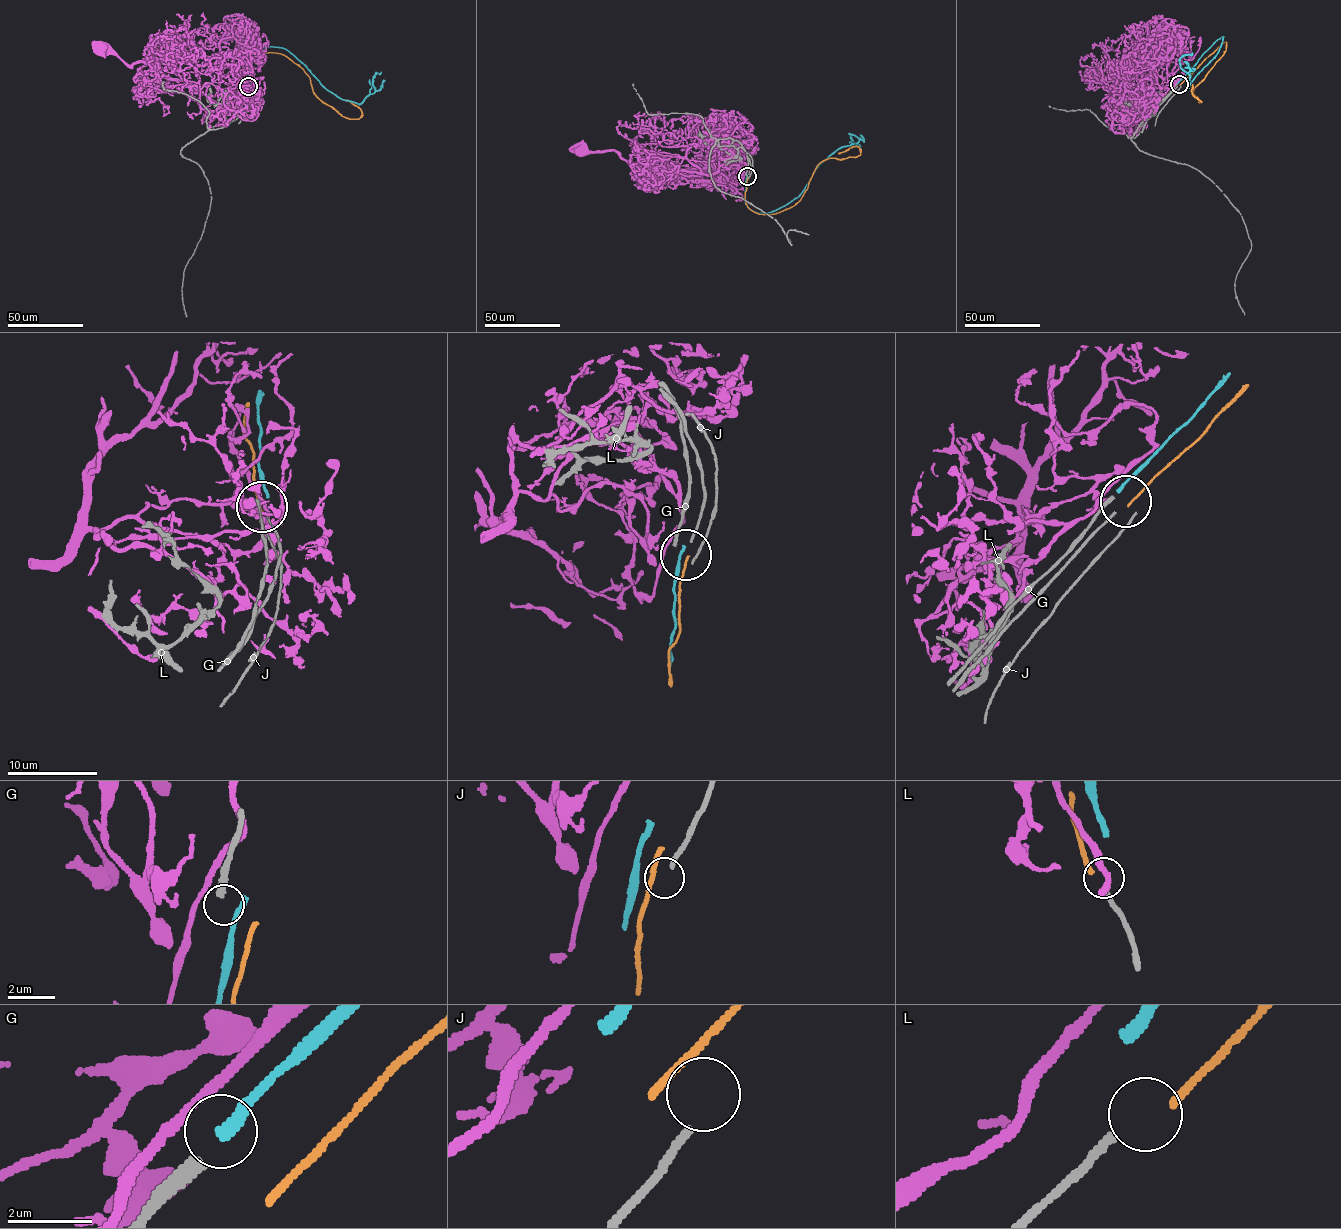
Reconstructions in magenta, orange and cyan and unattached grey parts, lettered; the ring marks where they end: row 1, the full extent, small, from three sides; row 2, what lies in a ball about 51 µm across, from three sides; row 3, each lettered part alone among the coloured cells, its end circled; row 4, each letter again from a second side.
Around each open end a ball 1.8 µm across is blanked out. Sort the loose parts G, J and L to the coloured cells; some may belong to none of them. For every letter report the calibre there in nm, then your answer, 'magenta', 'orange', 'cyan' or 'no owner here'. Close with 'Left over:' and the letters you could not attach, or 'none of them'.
G: 340 nm thick; no owner here
J: 180 nm thick; no owner here
L: 200 nm thick; no owner here
Left over: G, J, L

